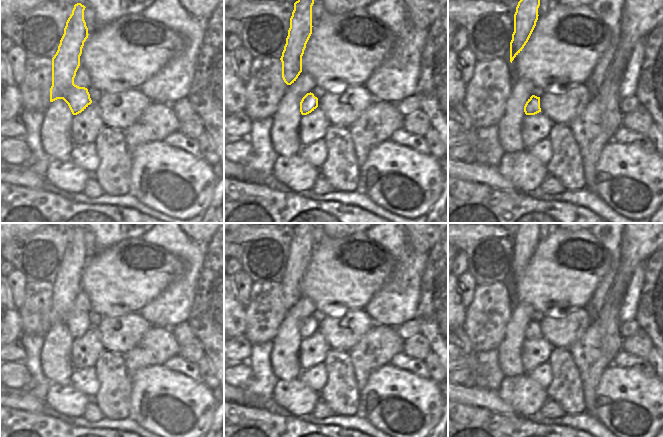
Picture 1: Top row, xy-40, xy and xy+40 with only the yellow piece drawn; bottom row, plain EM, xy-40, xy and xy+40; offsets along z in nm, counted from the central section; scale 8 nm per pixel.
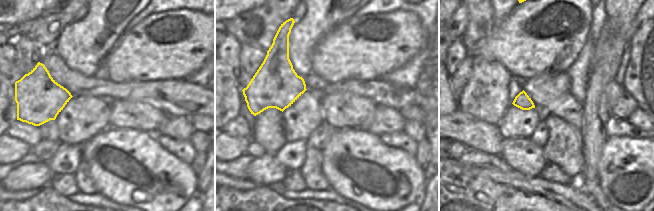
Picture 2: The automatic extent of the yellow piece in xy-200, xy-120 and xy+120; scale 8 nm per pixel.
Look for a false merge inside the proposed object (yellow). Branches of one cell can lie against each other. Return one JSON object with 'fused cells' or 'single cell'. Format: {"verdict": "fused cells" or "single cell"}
{"verdict": "single cell"}

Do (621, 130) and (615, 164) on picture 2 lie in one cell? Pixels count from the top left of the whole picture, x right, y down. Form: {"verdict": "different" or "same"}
{"verdict": "different"}

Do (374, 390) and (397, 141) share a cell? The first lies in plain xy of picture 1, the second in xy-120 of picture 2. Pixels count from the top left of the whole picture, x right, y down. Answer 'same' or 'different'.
different

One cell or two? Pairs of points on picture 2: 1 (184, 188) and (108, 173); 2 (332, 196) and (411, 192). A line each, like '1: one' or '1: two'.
1: one
2: two

